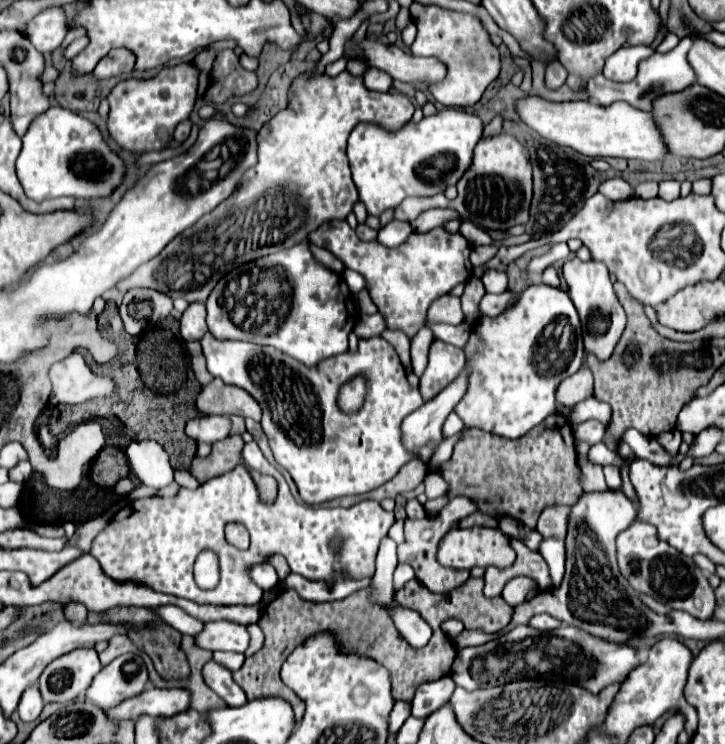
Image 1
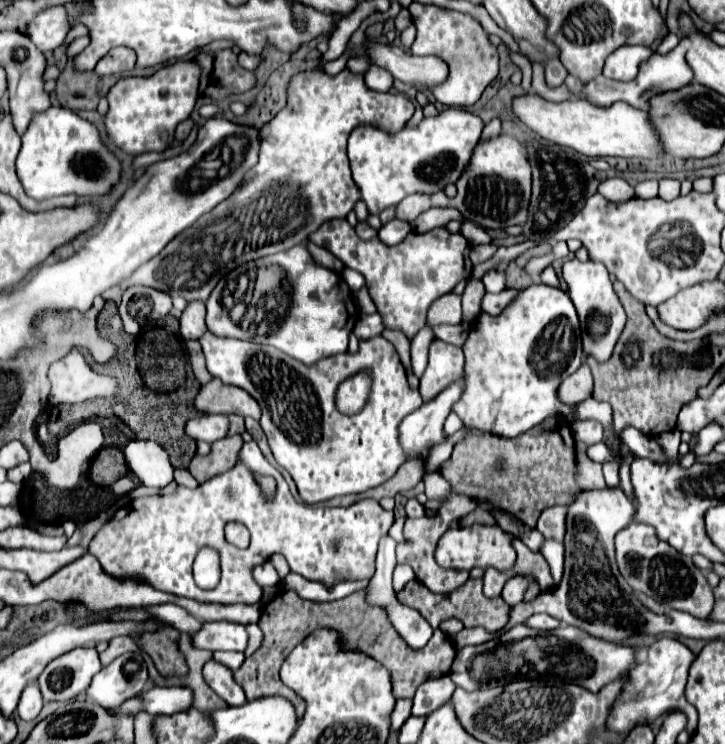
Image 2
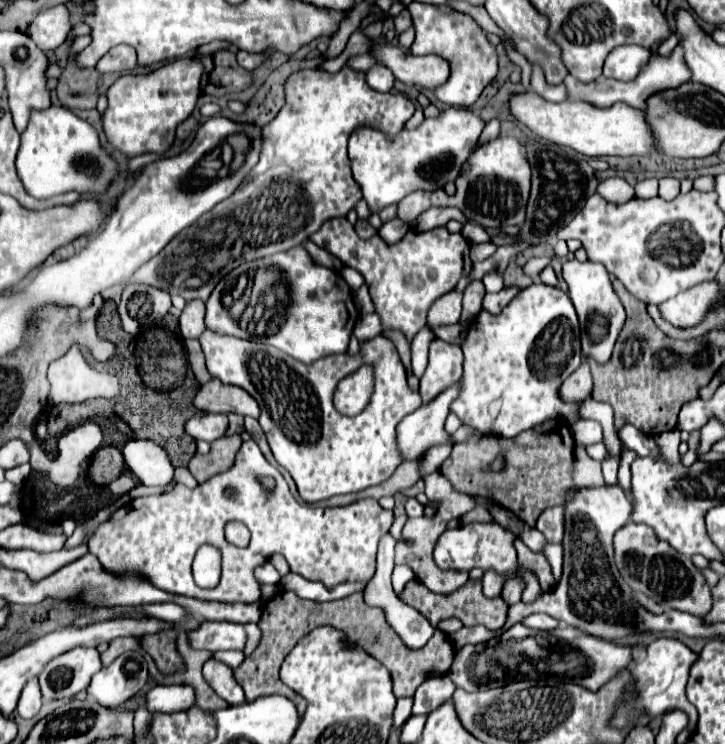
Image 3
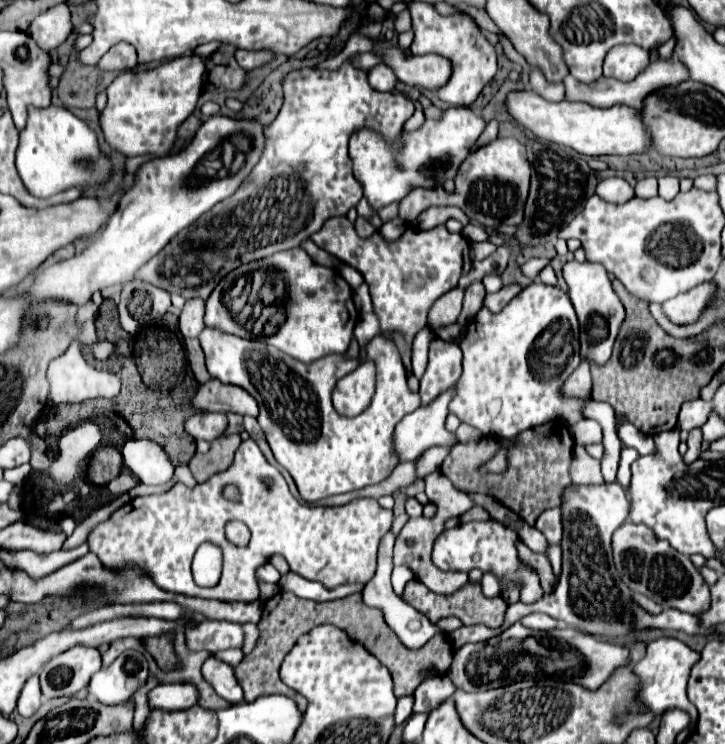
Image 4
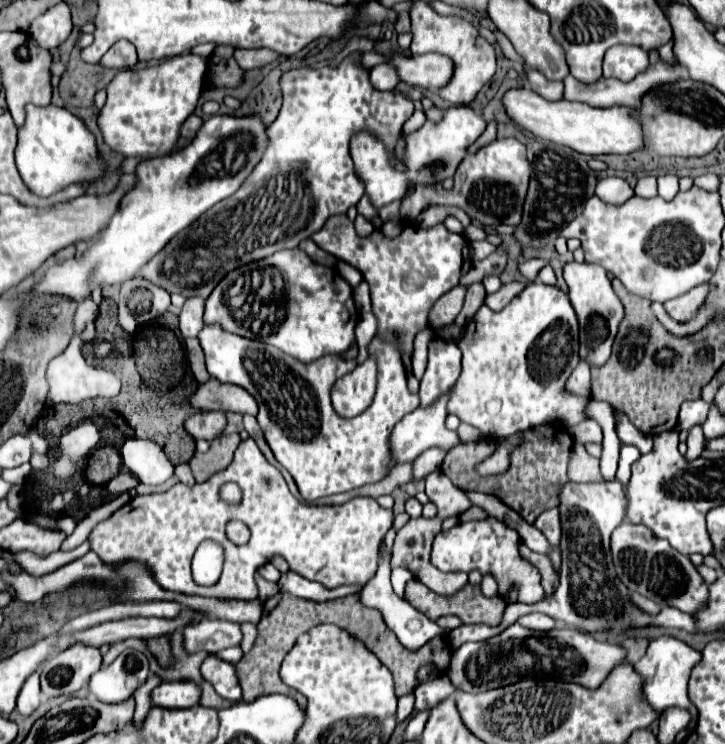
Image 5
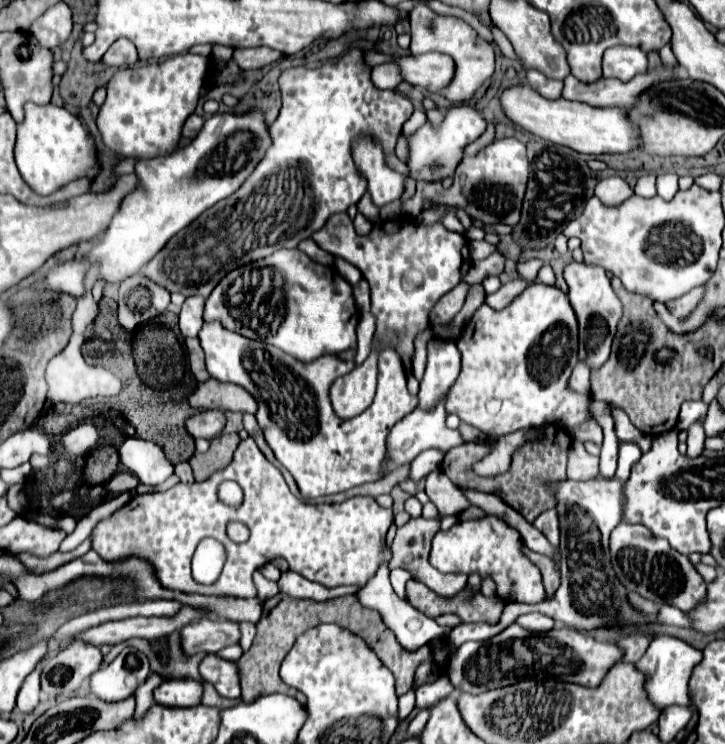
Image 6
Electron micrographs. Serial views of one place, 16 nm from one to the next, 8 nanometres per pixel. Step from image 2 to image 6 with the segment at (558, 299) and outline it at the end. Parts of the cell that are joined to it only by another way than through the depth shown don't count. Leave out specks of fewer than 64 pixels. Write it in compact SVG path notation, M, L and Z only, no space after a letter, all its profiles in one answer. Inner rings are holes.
M536 282L502 310L482 304L462 328L456 346L462 354L462 370L456 384L452 384L446 394L446 412L456 414L462 422L482 430L486 436L502 436L520 428L556 422L570 430L582 422L594 420L594 416L588 416L588 404L592 404L592 400L584 400L586 396L568 388L568 378L578 362L578 324L568 296L560 288ZM552 326L556 326L556 336L542 336Z

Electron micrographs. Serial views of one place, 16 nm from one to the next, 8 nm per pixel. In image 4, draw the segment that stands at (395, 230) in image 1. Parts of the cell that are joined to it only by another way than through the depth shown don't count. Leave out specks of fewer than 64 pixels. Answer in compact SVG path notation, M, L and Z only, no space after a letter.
M394 218L394 220L383 224L379 231L384 238L392 241L397 240L404 230L406 230L406 222L400 220L400 218Z

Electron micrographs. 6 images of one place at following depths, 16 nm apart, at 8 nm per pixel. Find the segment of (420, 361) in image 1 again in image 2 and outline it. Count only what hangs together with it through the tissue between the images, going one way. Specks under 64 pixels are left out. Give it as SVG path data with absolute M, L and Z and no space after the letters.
M422 328L414 338L412 338L412 370L420 378L426 370L428 364L428 346L434 340L434 334L430 328Z

